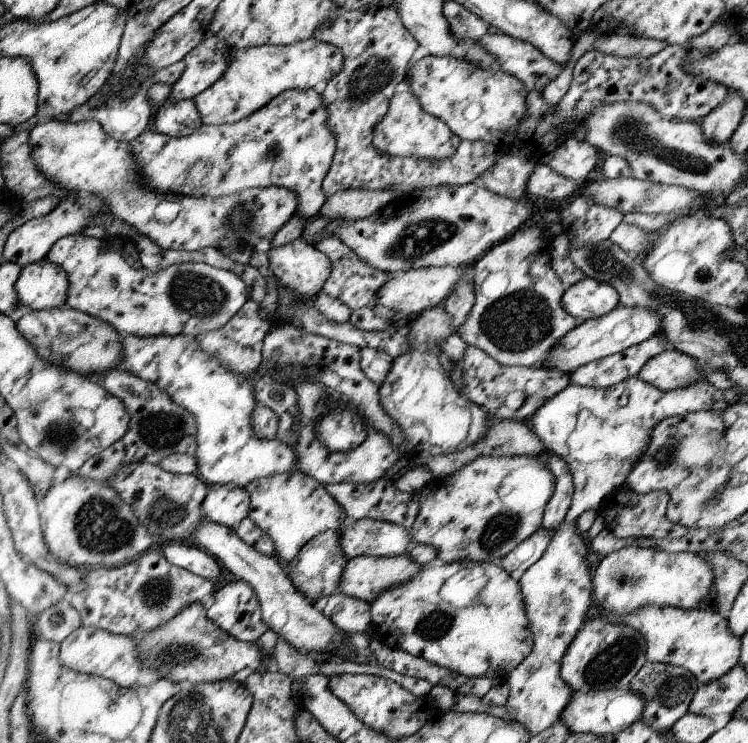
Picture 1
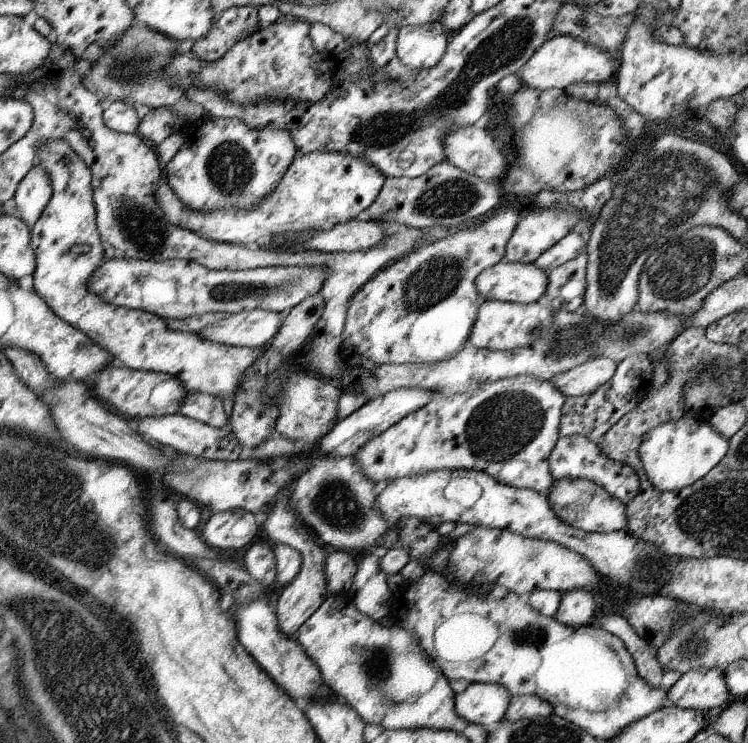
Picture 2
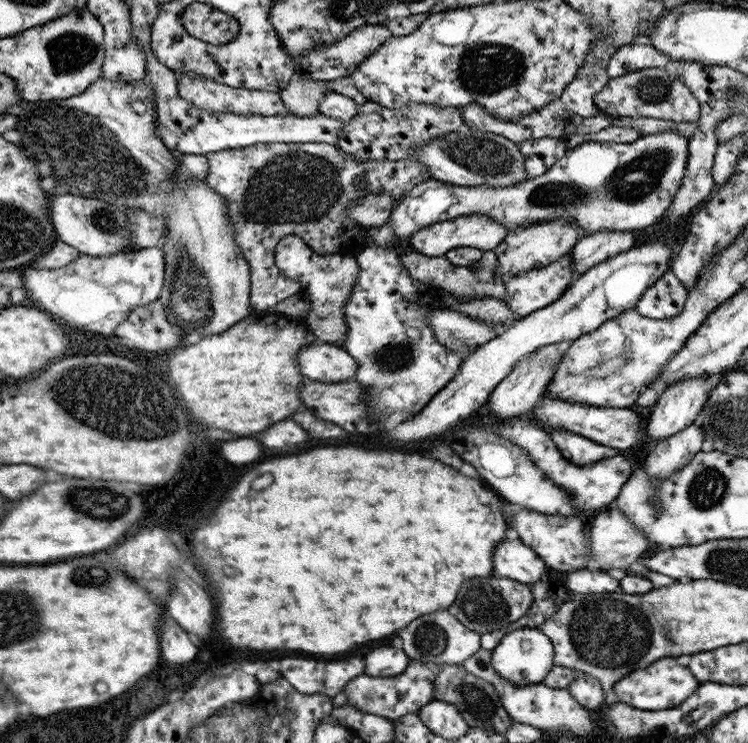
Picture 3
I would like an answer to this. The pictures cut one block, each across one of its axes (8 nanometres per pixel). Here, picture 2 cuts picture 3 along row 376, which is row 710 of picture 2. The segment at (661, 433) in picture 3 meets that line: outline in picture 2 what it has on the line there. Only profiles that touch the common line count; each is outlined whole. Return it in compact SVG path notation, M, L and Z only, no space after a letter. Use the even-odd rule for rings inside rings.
M694 669L684 673L669 689L667 698L675 707L702 711L716 718L731 701L721 669Z

